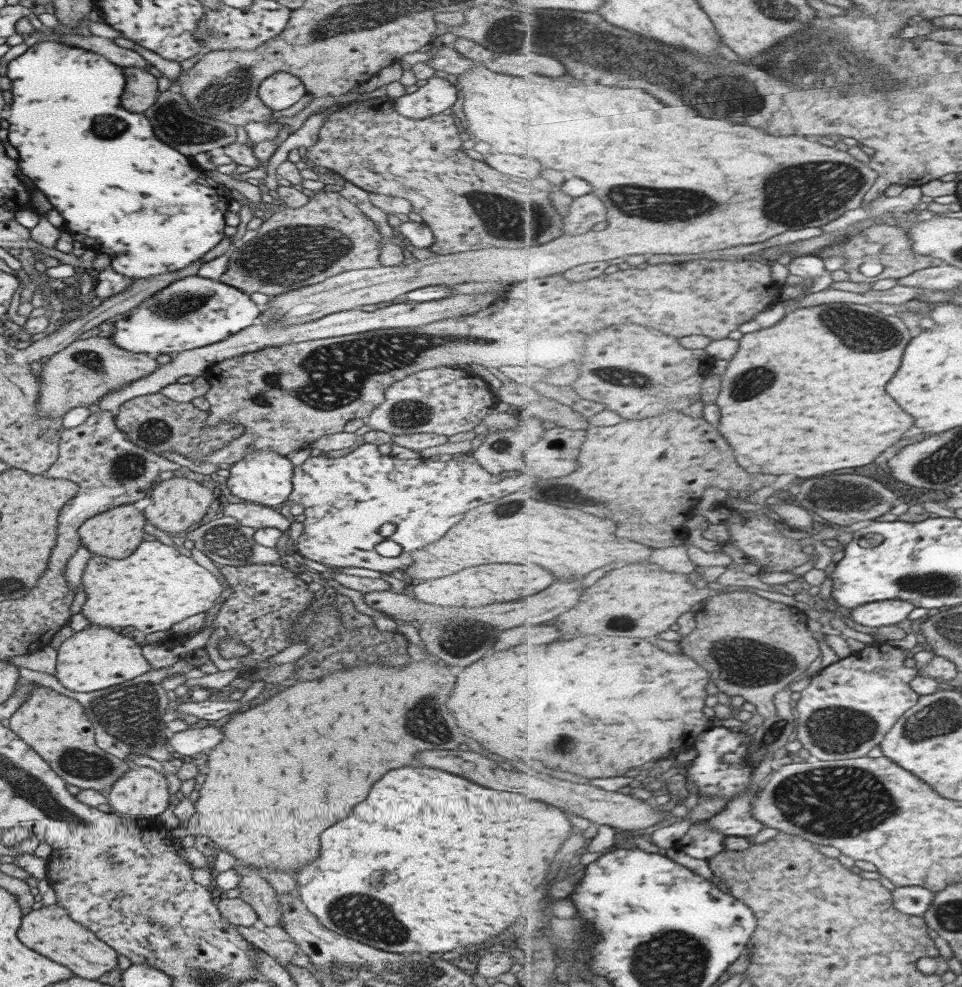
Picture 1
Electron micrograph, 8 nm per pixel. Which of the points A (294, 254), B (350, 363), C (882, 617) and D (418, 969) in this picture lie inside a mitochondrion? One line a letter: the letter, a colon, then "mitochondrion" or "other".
A: mitochondrion
B: mitochondrion
C: other
D: mitochondrion

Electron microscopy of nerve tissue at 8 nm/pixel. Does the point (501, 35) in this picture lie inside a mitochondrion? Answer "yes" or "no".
yes

